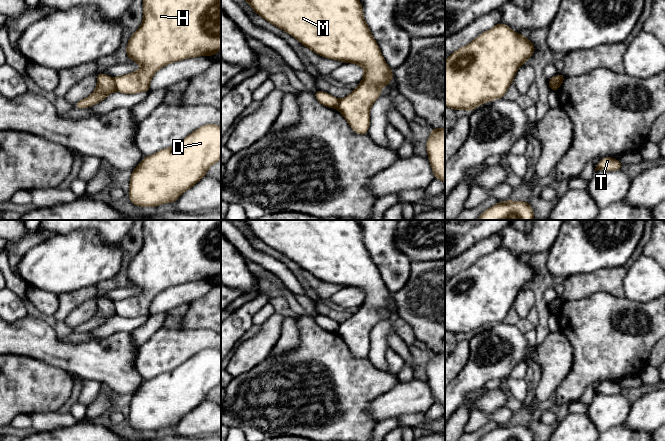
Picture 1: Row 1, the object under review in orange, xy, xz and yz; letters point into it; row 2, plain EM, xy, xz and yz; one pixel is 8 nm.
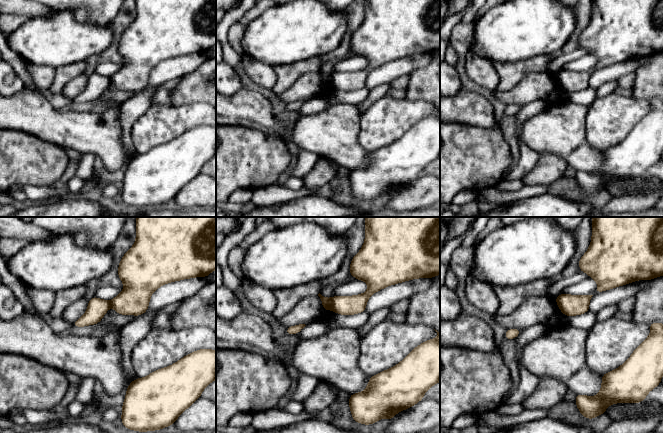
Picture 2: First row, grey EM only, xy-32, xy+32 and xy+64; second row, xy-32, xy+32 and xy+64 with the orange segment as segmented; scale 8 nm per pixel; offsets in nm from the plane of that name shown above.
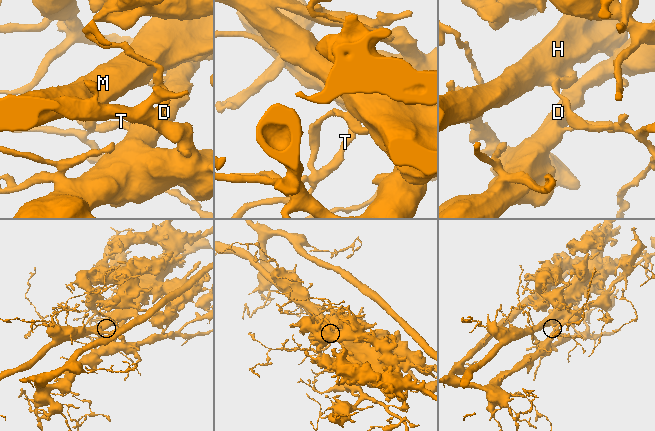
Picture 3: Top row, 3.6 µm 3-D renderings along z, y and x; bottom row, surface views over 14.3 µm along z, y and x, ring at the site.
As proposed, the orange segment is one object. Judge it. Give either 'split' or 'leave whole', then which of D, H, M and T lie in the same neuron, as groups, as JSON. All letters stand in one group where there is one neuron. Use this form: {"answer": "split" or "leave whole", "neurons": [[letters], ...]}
{"answer": "split", "neurons": [["D", "T"], ["H", "M"]]}

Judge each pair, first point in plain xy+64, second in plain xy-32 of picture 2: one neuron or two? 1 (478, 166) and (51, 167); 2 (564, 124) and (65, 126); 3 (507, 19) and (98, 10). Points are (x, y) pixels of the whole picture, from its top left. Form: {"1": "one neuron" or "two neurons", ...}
{"1": "one neuron", "2": "one neuron", "3": "two neurons"}

